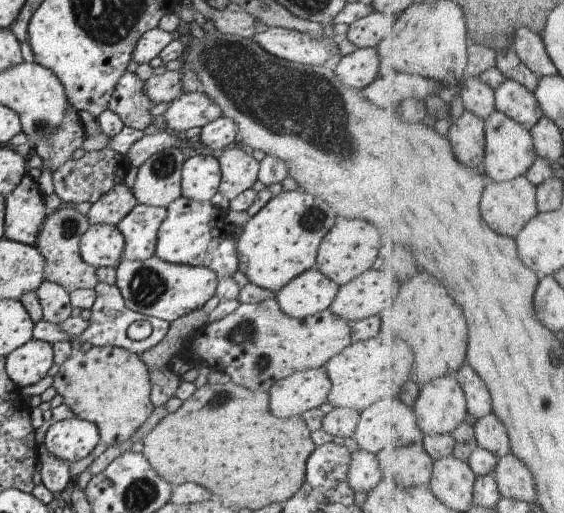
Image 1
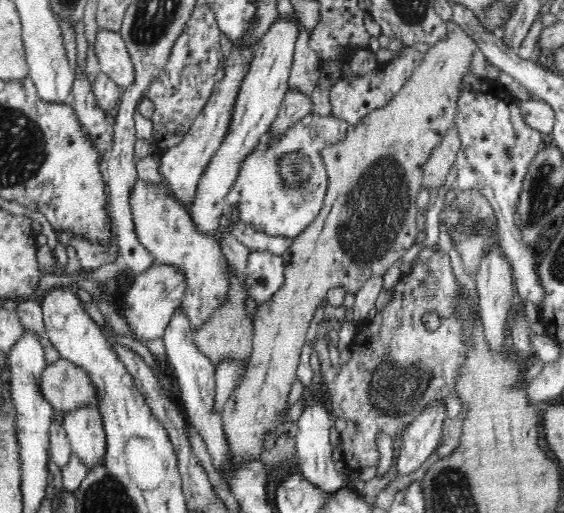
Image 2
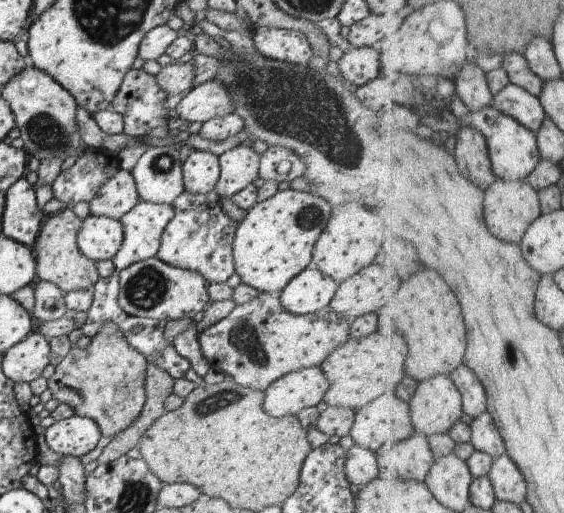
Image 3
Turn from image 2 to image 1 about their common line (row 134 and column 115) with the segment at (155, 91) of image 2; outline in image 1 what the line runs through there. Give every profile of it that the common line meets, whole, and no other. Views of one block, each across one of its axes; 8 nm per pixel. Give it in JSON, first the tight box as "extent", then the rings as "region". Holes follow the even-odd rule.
{"extent":[53,148,130,206],"region":[[[110,148],[99,151],[86,151],[78,160],[70,159],[53,172],[55,194],[64,205],[75,206],[82,202],[94,204],[103,194],[106,194],[115,184],[125,180],[130,162],[126,156],[118,154]]]}

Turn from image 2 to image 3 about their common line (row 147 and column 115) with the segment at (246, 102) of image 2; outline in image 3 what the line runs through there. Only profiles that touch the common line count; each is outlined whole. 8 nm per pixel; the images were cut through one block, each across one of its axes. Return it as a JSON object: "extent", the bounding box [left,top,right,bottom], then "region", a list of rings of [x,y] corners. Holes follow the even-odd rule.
{"extent":[77,214,123,260],"region":[[[90,214],[78,230],[77,245],[84,256],[98,260],[113,260],[123,242],[120,220]]]}

